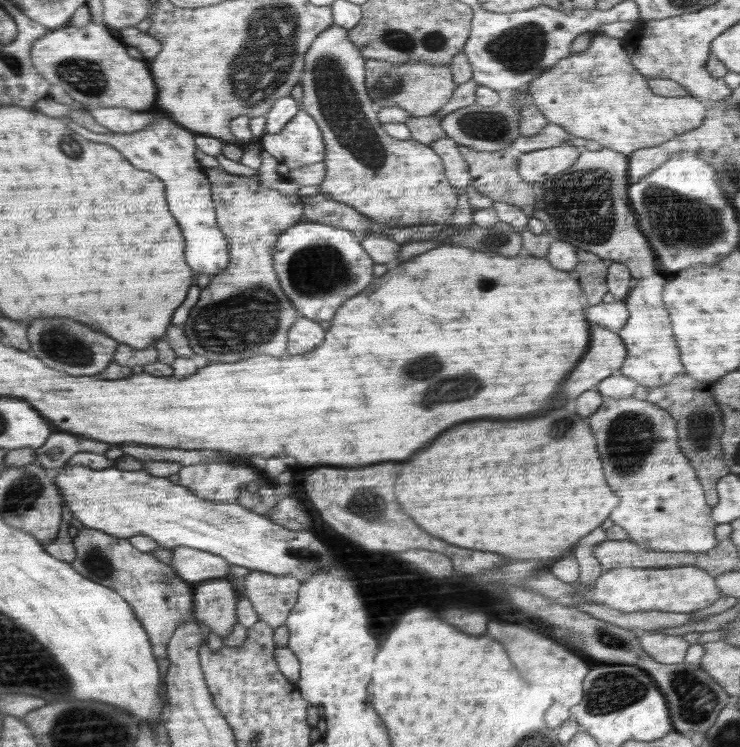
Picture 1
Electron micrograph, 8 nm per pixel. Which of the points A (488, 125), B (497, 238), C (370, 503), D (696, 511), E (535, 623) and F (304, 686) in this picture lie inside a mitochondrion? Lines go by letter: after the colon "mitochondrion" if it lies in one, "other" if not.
A: mitochondrion
B: mitochondrion
C: mitochondrion
D: other
E: other
F: other

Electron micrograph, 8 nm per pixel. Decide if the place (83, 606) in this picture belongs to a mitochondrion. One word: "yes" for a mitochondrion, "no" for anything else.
no

